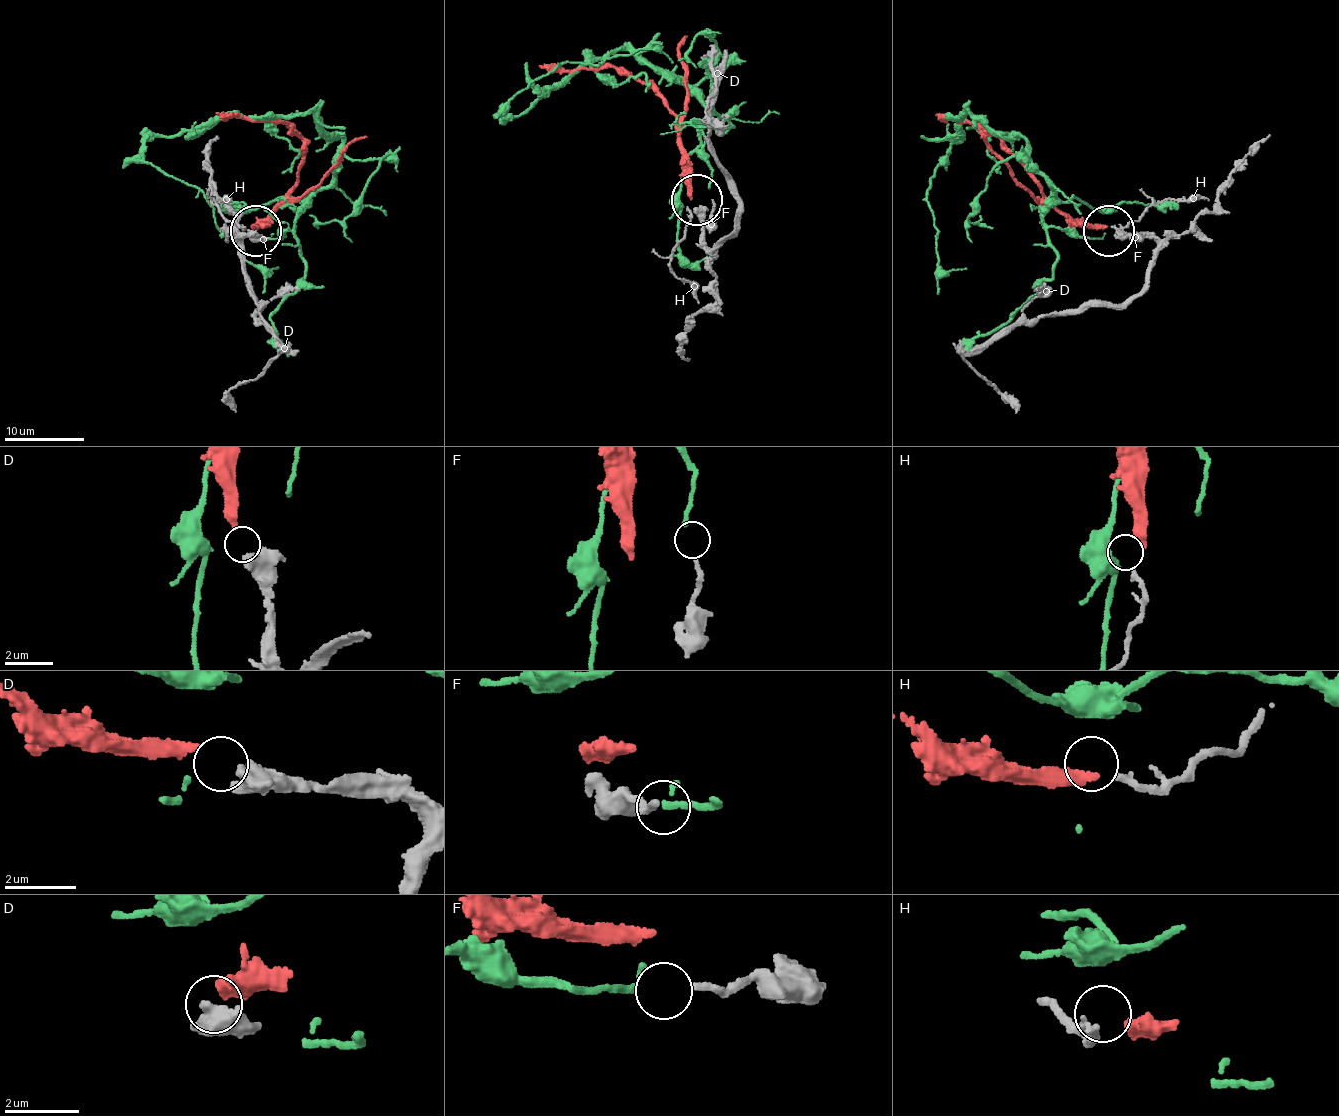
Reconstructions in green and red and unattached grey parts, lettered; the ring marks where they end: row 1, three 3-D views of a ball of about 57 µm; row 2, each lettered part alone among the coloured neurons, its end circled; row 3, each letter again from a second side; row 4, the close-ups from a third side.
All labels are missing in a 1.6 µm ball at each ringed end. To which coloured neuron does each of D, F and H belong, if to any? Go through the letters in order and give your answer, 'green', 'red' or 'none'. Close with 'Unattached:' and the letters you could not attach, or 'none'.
D: red
F: green
H: none
Unattached: H

